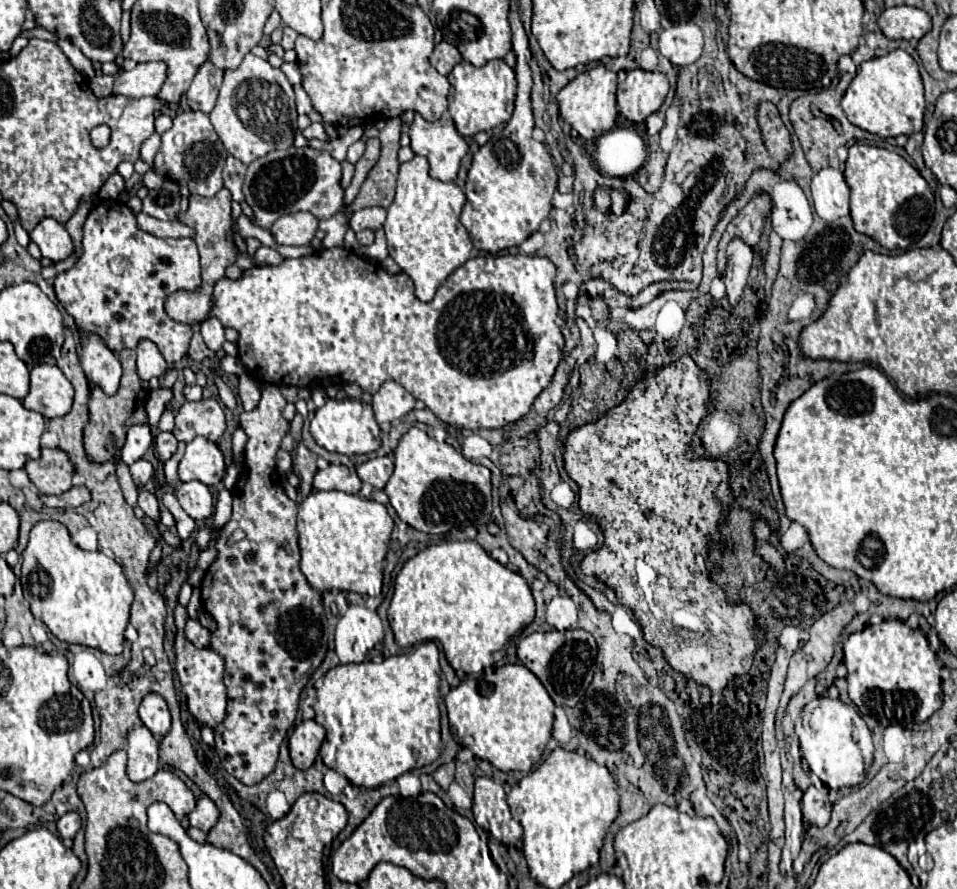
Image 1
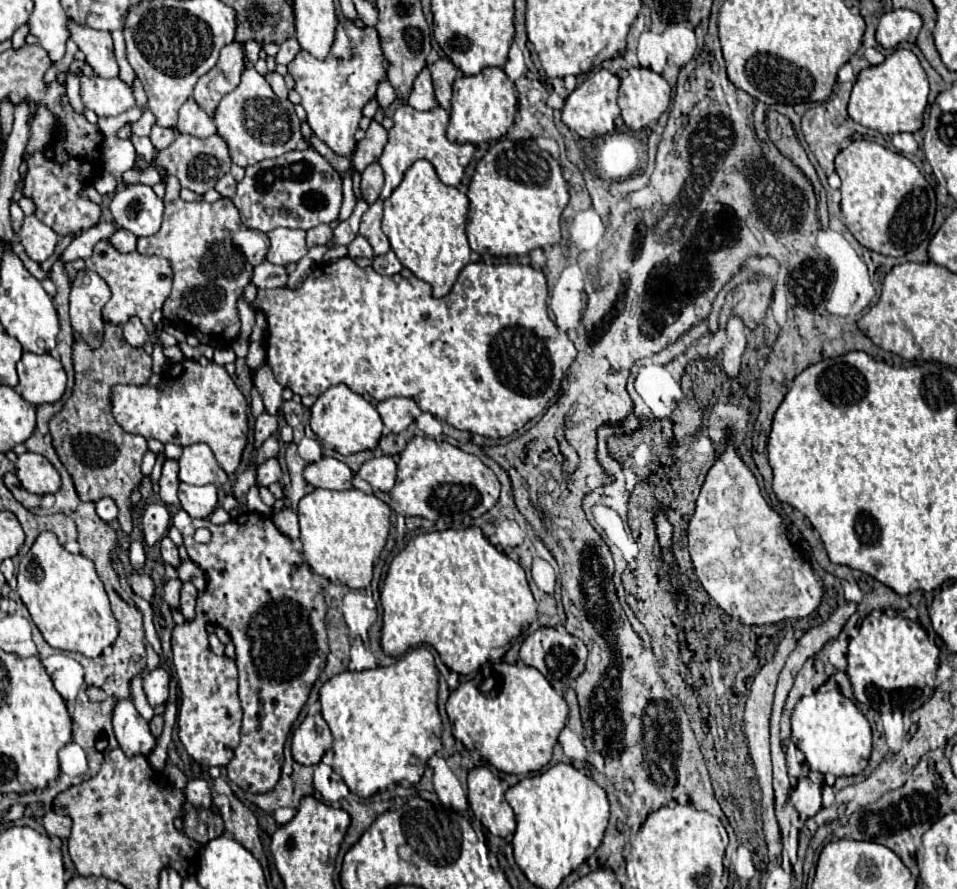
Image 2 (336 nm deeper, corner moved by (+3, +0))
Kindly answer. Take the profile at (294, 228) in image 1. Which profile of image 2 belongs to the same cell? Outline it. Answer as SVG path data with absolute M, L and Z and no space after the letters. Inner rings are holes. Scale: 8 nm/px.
M275 228L269 232L269 252L267 260L279 266L287 266L289 262L299 262L307 254L305 246L305 230L291 228Z

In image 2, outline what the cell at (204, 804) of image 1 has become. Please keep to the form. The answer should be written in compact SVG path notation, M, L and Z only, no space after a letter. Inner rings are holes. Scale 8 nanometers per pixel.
M195 778L195 780L191 780L189 784L187 784L187 788L185 788L185 798L187 798L187 802L193 806L193 808L197 808L197 810L207 810L207 808L211 808L211 790L209 790L209 786L207 786L207 782L205 780L199 780L199 778Z

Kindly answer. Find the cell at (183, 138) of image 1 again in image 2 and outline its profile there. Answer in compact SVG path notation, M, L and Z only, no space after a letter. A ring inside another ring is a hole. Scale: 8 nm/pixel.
M179 134L171 146L157 152L157 164L167 172L179 178L181 188L189 188L197 194L205 194L211 190L221 176L225 176L231 168L231 158L227 144L221 136L213 134L209 138L197 138L191 134Z

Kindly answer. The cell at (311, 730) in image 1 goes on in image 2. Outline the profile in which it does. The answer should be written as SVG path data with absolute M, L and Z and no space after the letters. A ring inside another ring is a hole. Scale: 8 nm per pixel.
M307 714L301 726L293 732L291 752L295 762L303 766L315 766L321 762L321 756L331 748L331 732L321 714Z

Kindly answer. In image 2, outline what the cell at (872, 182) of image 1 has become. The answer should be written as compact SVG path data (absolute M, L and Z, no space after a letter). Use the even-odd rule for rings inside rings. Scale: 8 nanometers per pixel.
M854 140L837 154L835 170L841 178L839 192L845 226L861 246L899 258L929 236L935 216L935 192L909 158L876 142Z

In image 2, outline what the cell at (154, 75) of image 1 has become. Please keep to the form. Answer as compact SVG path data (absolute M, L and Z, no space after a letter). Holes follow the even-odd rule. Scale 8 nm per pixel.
M81 74L81 98L83 104L97 116L117 116L135 106L131 86L125 84L119 76L105 80L101 76L85 78Z

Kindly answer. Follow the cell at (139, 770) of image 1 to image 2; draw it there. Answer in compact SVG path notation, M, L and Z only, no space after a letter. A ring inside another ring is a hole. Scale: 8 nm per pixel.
M131 700L117 702L113 710L113 730L121 750L129 758L147 756L155 746L155 738L149 732L149 724L139 716Z

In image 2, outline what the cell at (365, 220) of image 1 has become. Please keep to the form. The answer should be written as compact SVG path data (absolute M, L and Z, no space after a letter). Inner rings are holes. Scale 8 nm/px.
M377 200L375 204L369 206L369 210L363 214L361 218L361 226L359 226L359 234L365 236L369 240L369 244L373 246L373 252L385 254L391 250L387 236L381 230L381 218L383 218L383 201Z

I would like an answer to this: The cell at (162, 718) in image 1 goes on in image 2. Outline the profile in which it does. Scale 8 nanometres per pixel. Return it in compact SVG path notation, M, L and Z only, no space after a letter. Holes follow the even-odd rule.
M155 668L143 678L143 690L153 708L163 706L169 696L169 674L163 668Z

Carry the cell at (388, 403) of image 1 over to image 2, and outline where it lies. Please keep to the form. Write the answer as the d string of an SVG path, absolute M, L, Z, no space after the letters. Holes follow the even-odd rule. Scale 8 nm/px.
M395 396L379 402L377 412L383 424L395 434L403 432L421 414L417 402L413 398L403 398L403 396Z

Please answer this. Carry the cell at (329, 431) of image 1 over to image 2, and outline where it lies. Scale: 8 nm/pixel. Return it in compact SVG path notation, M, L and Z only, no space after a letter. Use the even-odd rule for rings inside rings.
M337 384L325 390L311 406L311 430L321 446L349 456L361 450L373 450L381 438L383 422L371 402L367 402L361 394L351 392L345 384Z

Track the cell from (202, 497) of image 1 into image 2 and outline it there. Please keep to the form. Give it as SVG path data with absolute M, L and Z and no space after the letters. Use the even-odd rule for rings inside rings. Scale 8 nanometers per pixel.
M181 482L179 500L181 500L181 508L191 518L207 518L217 504L217 488L213 484L191 486L191 484Z

